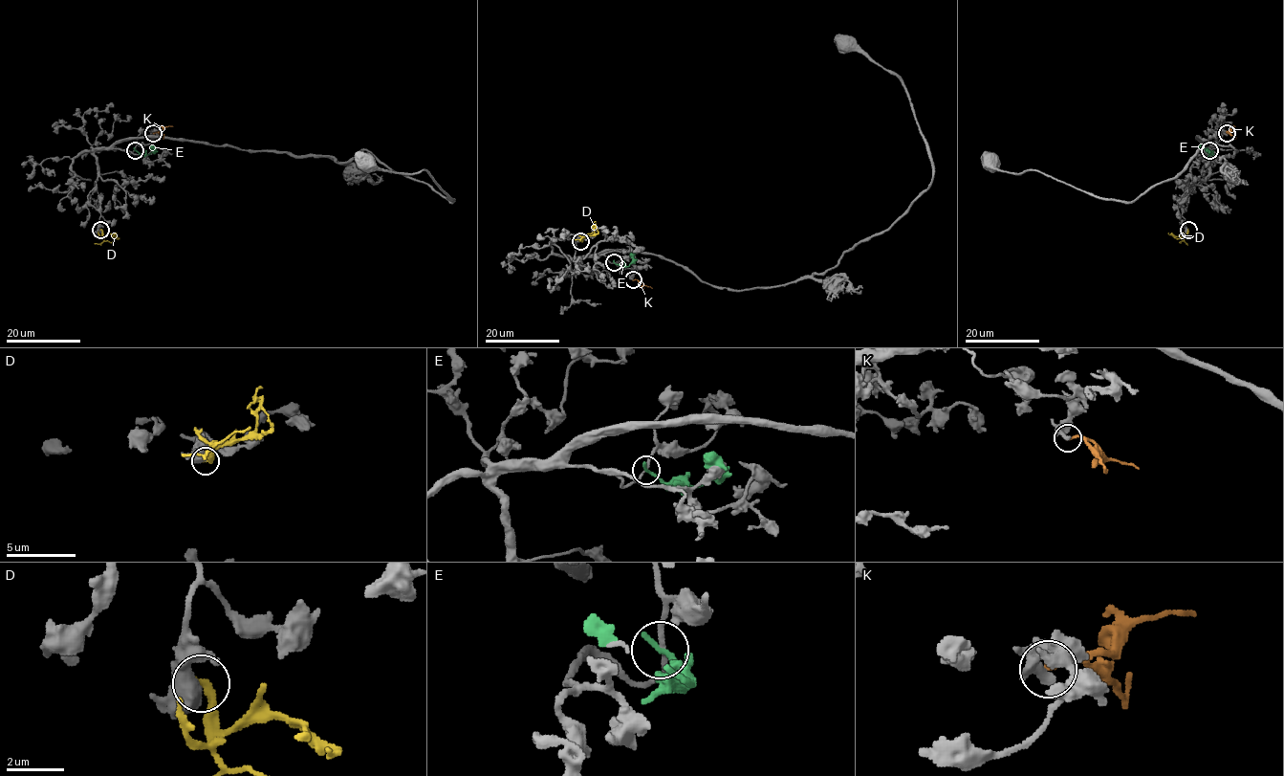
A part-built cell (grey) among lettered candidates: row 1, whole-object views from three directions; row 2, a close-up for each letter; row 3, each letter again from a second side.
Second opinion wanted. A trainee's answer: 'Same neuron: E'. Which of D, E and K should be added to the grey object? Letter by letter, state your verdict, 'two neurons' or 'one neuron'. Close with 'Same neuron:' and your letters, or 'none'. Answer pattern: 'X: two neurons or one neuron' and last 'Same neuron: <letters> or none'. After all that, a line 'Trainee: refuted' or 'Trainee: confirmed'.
D: two neurons
E: two neurons
K: two neurons
Same neuron: none
Trainee: refuted

